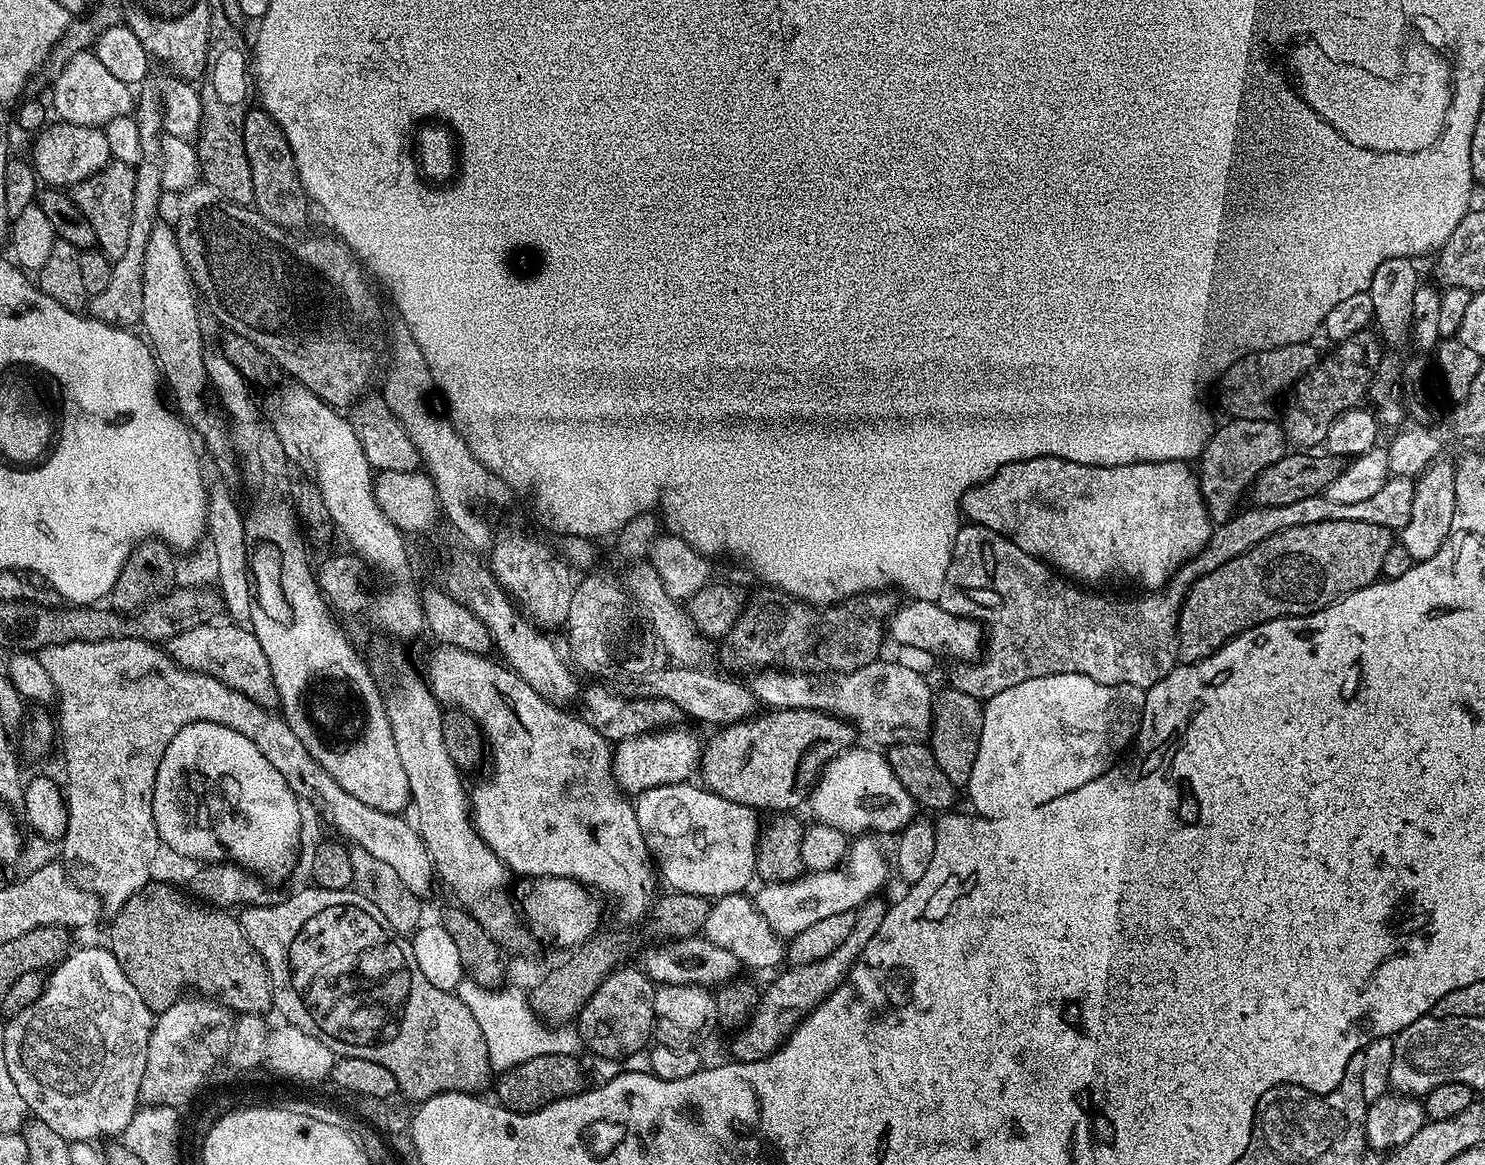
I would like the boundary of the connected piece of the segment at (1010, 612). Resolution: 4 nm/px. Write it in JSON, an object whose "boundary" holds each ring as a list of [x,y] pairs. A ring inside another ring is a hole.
{"boundary":[[[1392,476],[1386,486],[1382,486],[1382,490],[1377,490],[1363,502],[1343,504],[1321,494],[1284,506],[1248,506],[1245,512],[1237,511],[1231,520],[1213,527],[1210,542],[1206,542],[1199,554],[1191,556],[1176,569],[1166,585],[1166,590],[1152,590],[1147,594],[1140,594],[1144,596],[1134,597],[1133,600],[1111,600],[1108,596],[1095,596],[1092,593],[1095,591],[1081,590],[1057,575],[1044,561],[1026,554],[1026,550],[1022,550],[1002,533],[981,524],[965,523],[965,528],[961,532],[959,529],[952,541],[950,570],[946,570],[946,578],[939,585],[938,603],[953,616],[967,618],[972,622],[985,620],[988,623],[988,653],[977,664],[962,665],[953,674],[951,687],[973,695],[978,701],[986,702],[994,694],[1010,690],[1010,686],[1016,686],[1018,682],[1026,682],[1030,678],[1042,678],[1050,674],[1092,674],[1092,678],[1100,678],[1103,684],[1133,684],[1147,690],[1158,681],[1164,680],[1166,674],[1170,674],[1177,667],[1176,618],[1184,604],[1185,594],[1190,591],[1194,582],[1198,582],[1198,578],[1210,574],[1210,570],[1218,570],[1218,566],[1230,562],[1230,558],[1246,554],[1246,550],[1270,538],[1270,534],[1278,534],[1290,526],[1306,526],[1310,522],[1327,520],[1357,520],[1374,522],[1376,526],[1386,526],[1393,530],[1402,529],[1406,522],[1410,522],[1413,487],[1413,481],[1409,477]]]}

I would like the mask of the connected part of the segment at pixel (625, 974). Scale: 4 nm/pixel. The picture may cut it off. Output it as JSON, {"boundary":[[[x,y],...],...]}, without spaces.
{"boundary":[[[617,966],[599,984],[596,993],[581,1006],[578,1013],[578,1031],[583,1047],[608,1060],[632,1056],[635,1052],[643,1053],[654,1036],[654,994],[657,985],[639,967],[628,967]]]}

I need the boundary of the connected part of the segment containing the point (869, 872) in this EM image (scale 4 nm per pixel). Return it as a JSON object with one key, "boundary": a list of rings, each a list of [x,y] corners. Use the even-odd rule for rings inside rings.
{"boundary":[[[857,835],[849,843],[848,854],[838,868],[822,869],[820,872],[805,871],[793,880],[783,880],[777,884],[764,882],[759,885],[761,888],[754,895],[755,906],[780,937],[794,937],[822,918],[833,917],[843,911],[855,912],[879,893],[876,891],[888,880],[890,860],[889,857],[888,860],[884,857],[879,842],[868,835]]]}

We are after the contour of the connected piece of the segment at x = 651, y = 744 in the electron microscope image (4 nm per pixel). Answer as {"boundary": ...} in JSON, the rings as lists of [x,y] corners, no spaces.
{"boundary":[[[669,726],[646,736],[619,741],[612,754],[612,776],[625,794],[639,794],[663,784],[683,784],[693,779],[700,767],[702,740],[688,728]]]}

